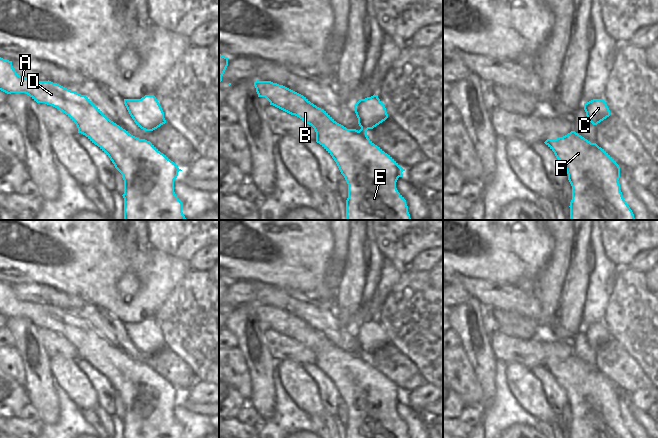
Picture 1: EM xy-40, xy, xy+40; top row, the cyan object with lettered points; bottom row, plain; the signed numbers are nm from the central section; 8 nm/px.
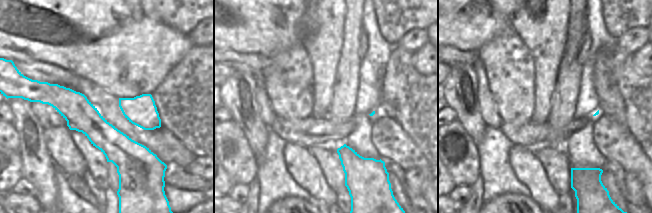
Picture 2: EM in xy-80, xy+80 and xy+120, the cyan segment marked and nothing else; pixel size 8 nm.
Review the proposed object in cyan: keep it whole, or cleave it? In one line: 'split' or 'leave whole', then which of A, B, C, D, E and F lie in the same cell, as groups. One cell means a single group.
leave whole; groups A B C D E F

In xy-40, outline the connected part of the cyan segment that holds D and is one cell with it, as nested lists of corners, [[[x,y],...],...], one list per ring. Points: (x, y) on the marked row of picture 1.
[[[0,57],[0,90],[7,93],[25,93],[37,103],[51,105],[65,113],[77,126],[78,133],[85,135],[97,145],[112,161],[124,180],[124,220],[186,220],[182,212],[182,202],[174,192],[174,180],[182,171],[150,141],[139,139],[111,121],[88,97],[71,91],[51,81],[39,81],[21,77],[13,68],[12,61]]]

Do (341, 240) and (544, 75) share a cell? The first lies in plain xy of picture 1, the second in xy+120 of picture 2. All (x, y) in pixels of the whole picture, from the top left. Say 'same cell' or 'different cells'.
same cell

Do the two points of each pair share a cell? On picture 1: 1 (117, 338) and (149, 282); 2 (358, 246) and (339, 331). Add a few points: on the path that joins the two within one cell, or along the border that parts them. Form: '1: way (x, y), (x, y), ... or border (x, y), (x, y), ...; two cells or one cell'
1: border (103, 309), (123, 323); two cells
2: border (332, 306), (335, 314), (347, 326), (354, 328); two cells

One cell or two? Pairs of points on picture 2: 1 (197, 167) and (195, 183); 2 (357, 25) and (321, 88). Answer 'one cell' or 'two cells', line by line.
1: two cells
2: two cells

